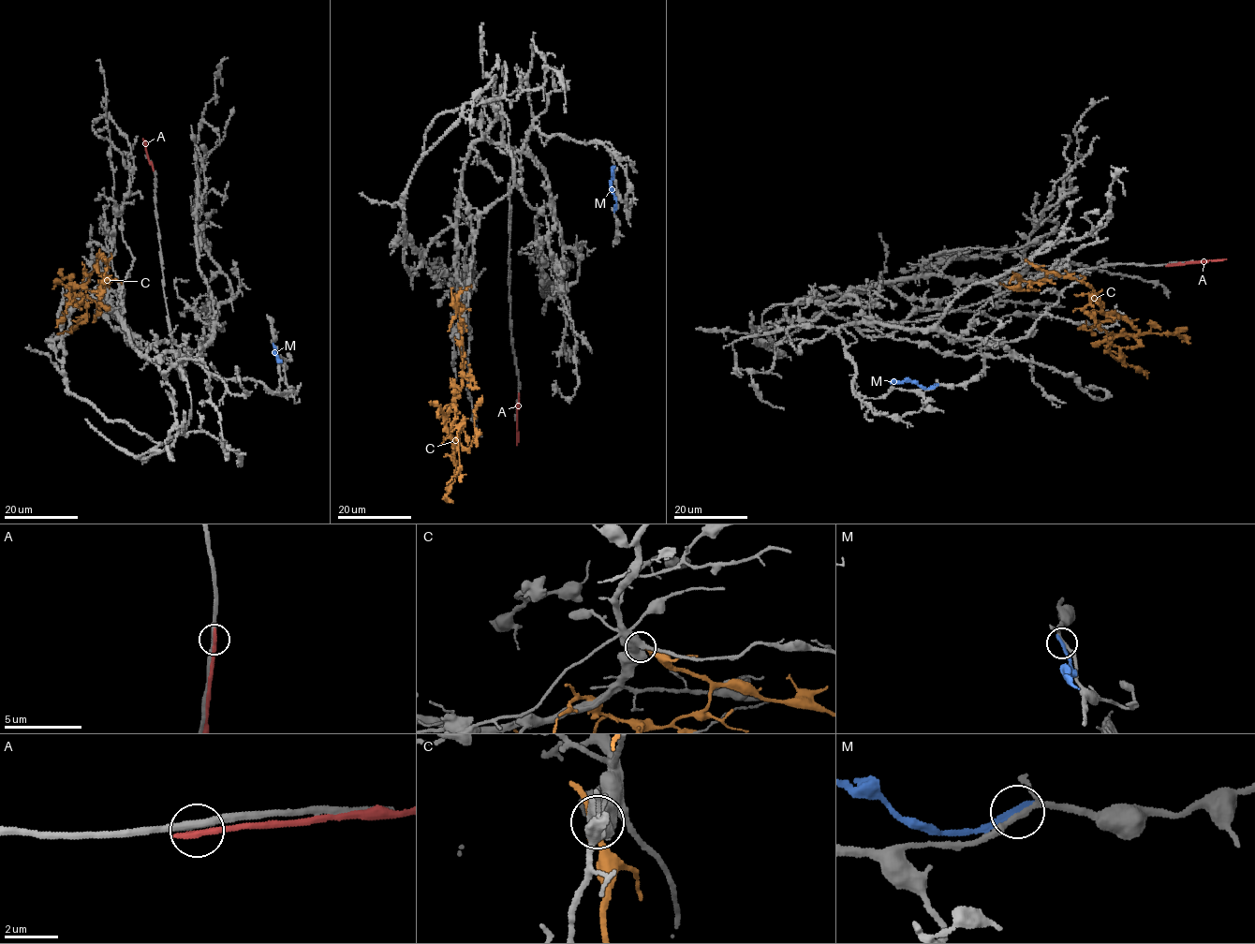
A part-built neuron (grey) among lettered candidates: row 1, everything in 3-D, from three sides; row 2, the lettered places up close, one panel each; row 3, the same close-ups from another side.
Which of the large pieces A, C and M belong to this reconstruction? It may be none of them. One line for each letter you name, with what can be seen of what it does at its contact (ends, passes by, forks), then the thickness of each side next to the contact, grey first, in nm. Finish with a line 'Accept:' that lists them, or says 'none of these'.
Accept: none of these

